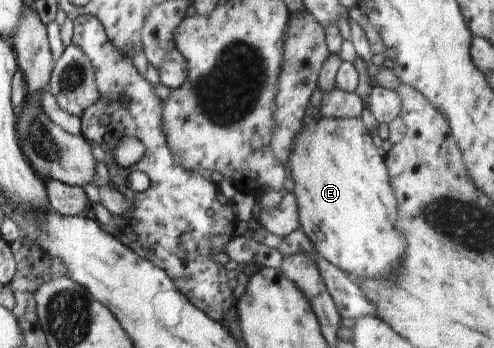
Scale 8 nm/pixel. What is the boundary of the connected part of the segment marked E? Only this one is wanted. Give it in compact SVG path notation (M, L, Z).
M322 117L318 121L305 119L305 122L300 126L298 135L294 139L294 149L290 153L290 171L292 171L292 179L294 179L294 189L291 193L296 195L296 201L298 201L298 214L300 221L301 231L308 237L308 240L312 243L314 250L321 257L324 257L326 261L332 263L332 265L338 267L342 272L349 275L354 275L354 277L362 278L381 278L390 272L394 267L400 265L401 259L405 254L405 239L396 227L397 209L398 202L396 201L396 196L394 195L394 190L392 189L390 183L390 174L385 164L385 158L382 152L374 146L366 126L364 126L362 118L358 119L348 119L338 117L338 119L330 119L330 117Z

